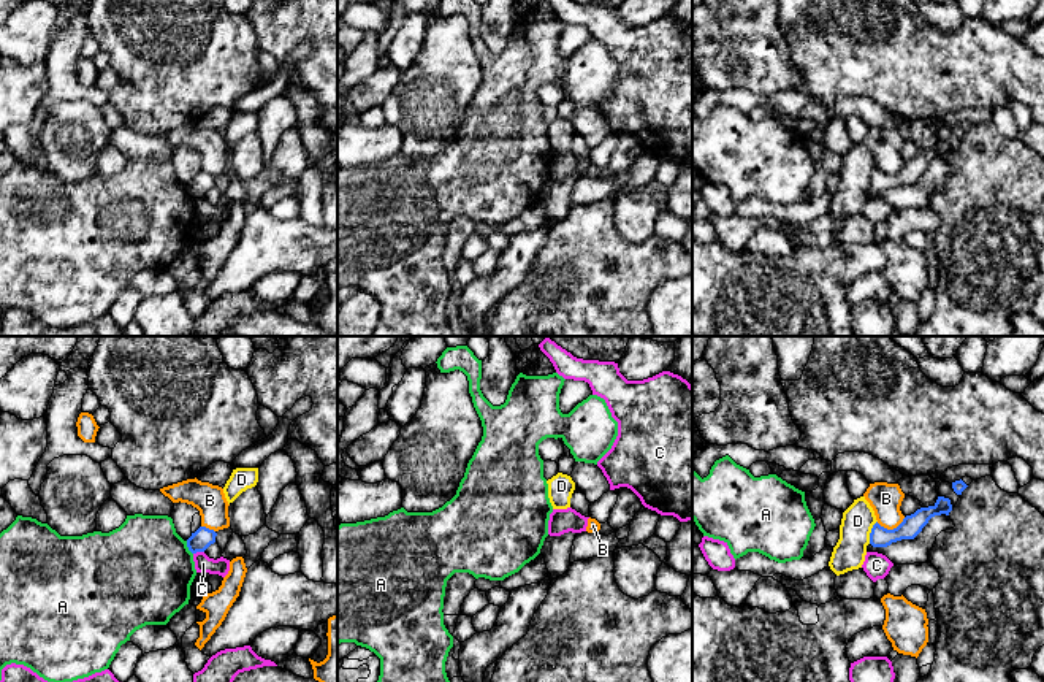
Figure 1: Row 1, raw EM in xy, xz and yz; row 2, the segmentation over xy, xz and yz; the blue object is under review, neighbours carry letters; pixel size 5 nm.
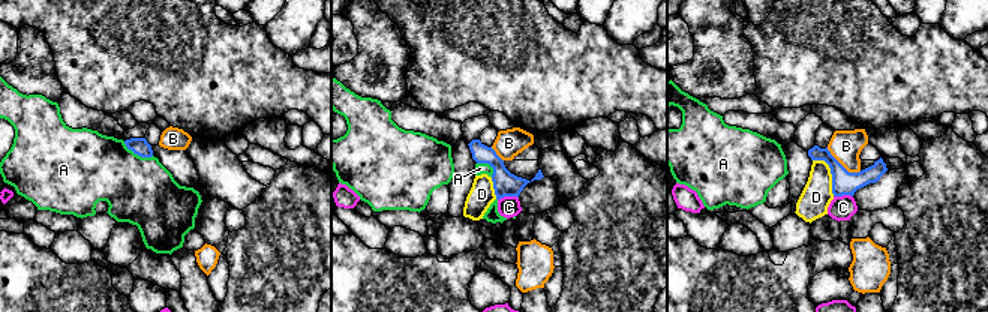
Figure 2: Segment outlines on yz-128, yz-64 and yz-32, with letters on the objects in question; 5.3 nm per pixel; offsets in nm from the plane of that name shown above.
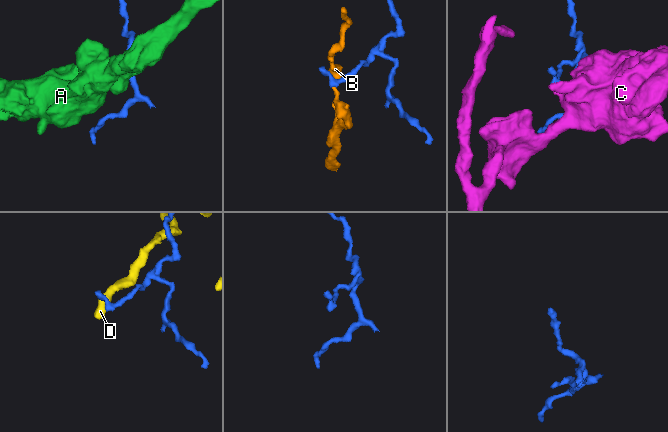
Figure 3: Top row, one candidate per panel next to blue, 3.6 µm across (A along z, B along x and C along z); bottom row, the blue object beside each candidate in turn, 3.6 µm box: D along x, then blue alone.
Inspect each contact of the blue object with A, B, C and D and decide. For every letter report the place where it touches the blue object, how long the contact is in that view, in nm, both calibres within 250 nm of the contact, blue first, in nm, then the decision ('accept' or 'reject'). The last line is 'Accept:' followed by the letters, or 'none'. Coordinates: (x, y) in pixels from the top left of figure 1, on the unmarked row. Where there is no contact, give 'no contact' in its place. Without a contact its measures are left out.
A: meets blue in xy at (187, 191); contact 80 nm long; 100 nm thick on the blue side, 500 nm on the other; reject
B: meets blue in yz at (891, 175); contact 150 nm long; 110 nm thick on the blue side, 160 nm on the other; reject
C: meets blue in xy at (198, 195); contact 60 nm long; 100 nm thick on the blue side, 90 nm on the other; reject
D: meets blue in yz at (872, 176); contact 130 nm long; 110 nm thick on the blue side, 160 nm on the other; reject
Accept: none

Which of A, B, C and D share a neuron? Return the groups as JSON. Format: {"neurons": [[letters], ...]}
{"neurons": [["A"], ["B"], ["C"], ["D"]]}

